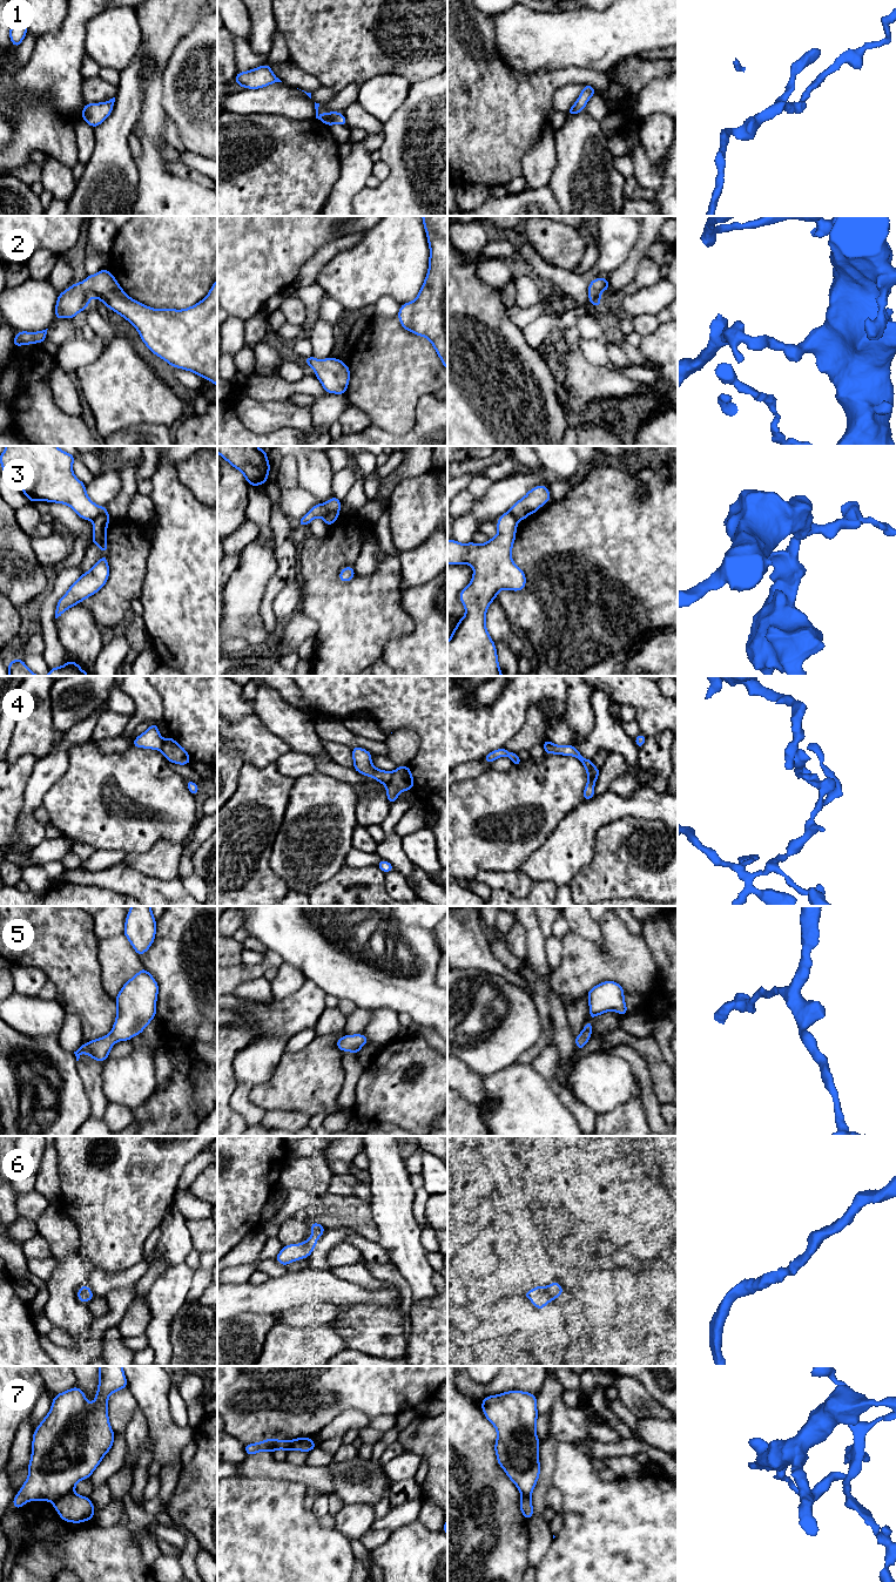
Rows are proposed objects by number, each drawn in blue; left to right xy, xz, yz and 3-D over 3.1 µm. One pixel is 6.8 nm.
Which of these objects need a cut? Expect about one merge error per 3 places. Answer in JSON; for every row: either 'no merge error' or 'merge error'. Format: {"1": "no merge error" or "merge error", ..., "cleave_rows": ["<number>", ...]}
{"1": "no merge error", "2": "no merge error", "3": "merge error", "4": "merge error", "5": "no merge error", "6": "no merge error", "7": "merge error", "cleave_rows": ["3", "4", "7"]}

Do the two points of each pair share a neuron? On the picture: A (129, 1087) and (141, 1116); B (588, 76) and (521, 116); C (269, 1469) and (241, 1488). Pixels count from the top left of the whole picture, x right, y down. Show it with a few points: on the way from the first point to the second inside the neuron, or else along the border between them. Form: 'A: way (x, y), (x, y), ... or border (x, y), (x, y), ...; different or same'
A: border (156, 1088), (133, 1110); different
B: way (571, 76), (558, 78), (537, 99); same
C: border (238, 1475), (284, 1479); different

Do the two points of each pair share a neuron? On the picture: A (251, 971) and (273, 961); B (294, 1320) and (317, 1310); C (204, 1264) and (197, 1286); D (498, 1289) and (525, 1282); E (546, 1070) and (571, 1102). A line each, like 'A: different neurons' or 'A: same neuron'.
A: same neuron
B: same neuron
C: same neuron
D: different neurons
E: same neuron

